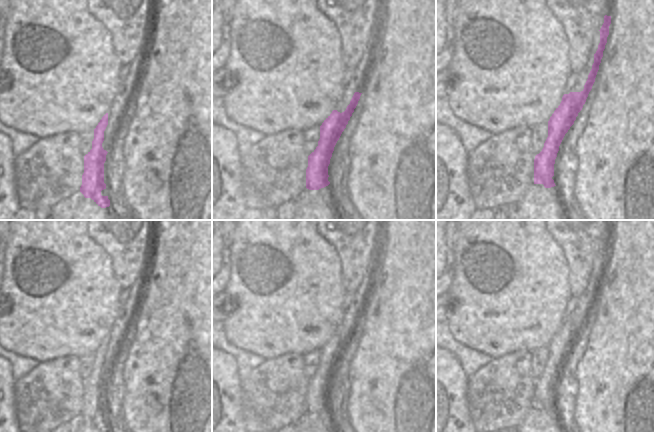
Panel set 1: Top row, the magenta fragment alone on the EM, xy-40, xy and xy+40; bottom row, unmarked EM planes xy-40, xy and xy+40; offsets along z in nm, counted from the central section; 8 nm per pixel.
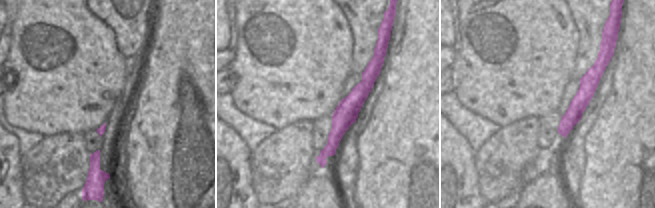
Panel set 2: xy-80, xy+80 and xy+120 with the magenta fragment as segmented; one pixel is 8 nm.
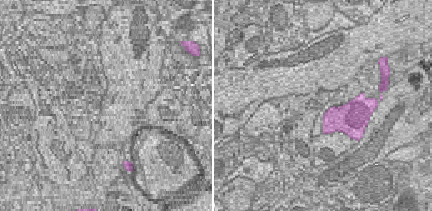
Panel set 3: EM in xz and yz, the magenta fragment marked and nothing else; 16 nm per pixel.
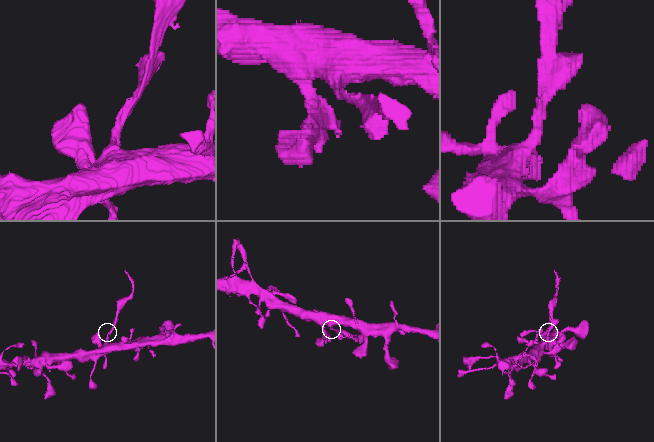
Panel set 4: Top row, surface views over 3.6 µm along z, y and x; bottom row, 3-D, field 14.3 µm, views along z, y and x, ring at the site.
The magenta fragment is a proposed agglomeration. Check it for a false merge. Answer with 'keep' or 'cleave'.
cleave

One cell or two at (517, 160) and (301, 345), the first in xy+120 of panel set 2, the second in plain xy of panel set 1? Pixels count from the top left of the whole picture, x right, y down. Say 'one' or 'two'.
two

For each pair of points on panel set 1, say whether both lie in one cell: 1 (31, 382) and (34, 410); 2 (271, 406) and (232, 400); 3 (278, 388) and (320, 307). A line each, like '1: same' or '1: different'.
1: same
2: different
3: different

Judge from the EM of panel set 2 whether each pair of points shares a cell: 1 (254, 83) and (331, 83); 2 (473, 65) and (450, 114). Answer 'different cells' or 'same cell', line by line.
1: same cell
2: different cells

